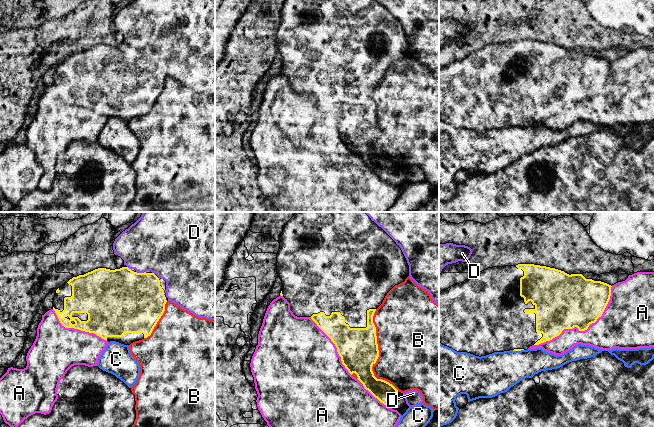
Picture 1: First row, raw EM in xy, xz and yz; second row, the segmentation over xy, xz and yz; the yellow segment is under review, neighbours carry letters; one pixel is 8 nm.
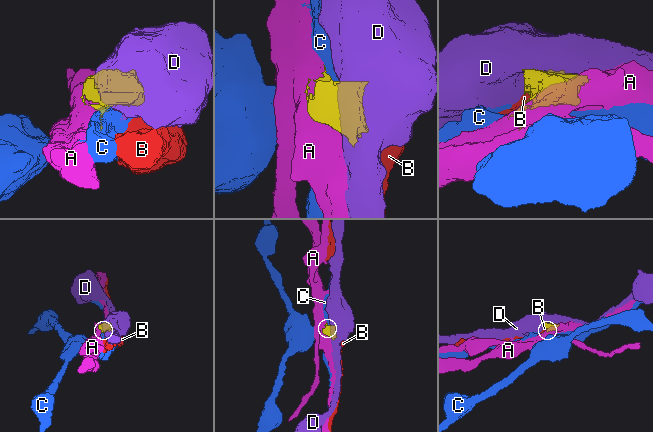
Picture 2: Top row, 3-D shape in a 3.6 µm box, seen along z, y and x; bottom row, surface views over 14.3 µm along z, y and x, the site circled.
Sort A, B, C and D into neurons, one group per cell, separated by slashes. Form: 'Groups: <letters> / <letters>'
Groups: A / B / C / D

